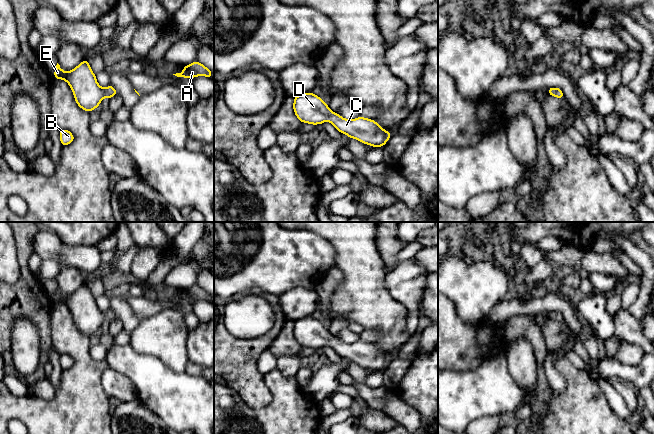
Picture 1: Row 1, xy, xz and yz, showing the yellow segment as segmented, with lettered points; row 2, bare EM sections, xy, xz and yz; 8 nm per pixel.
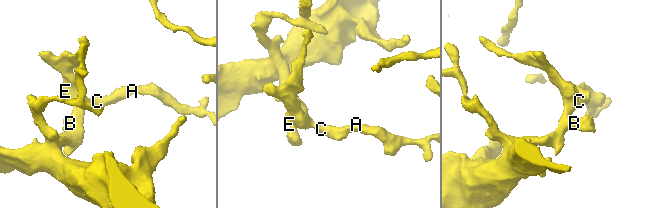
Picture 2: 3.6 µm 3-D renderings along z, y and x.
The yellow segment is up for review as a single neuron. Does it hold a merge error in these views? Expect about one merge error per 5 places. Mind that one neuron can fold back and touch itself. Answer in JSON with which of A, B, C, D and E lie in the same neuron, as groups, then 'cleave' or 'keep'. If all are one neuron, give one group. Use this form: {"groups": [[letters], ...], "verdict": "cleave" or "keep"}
{"groups": [["A", "B", "C", "D", "E"]], "verdict": "keep"}

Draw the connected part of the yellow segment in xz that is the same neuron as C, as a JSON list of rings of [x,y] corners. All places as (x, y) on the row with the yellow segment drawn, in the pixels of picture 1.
[[[312,92],[295,96],[293,110],[301,123],[318,125],[328,121],[340,133],[372,147],[383,147],[393,134],[384,130],[373,119],[361,116],[356,119],[341,117],[338,113],[332,112],[328,104]]]

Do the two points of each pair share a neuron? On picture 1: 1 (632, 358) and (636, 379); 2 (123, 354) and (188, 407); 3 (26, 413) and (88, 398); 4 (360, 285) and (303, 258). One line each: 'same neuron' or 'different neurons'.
1: different neurons
2: same neuron
3: same neuron
4: different neurons

